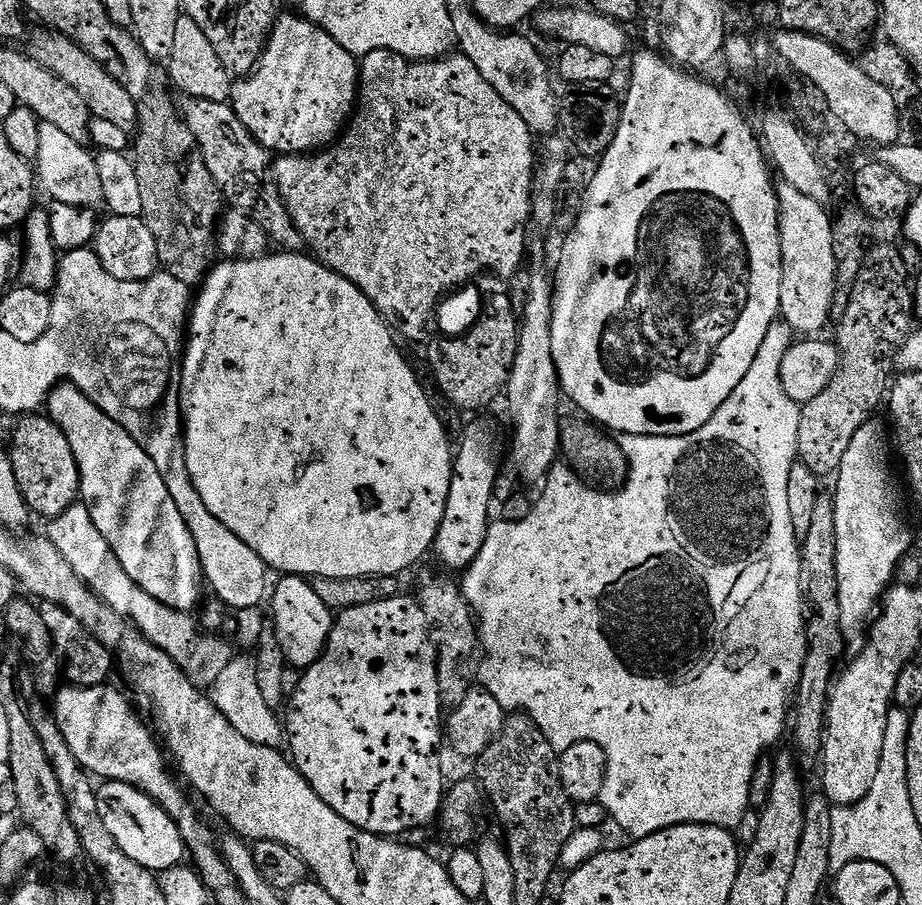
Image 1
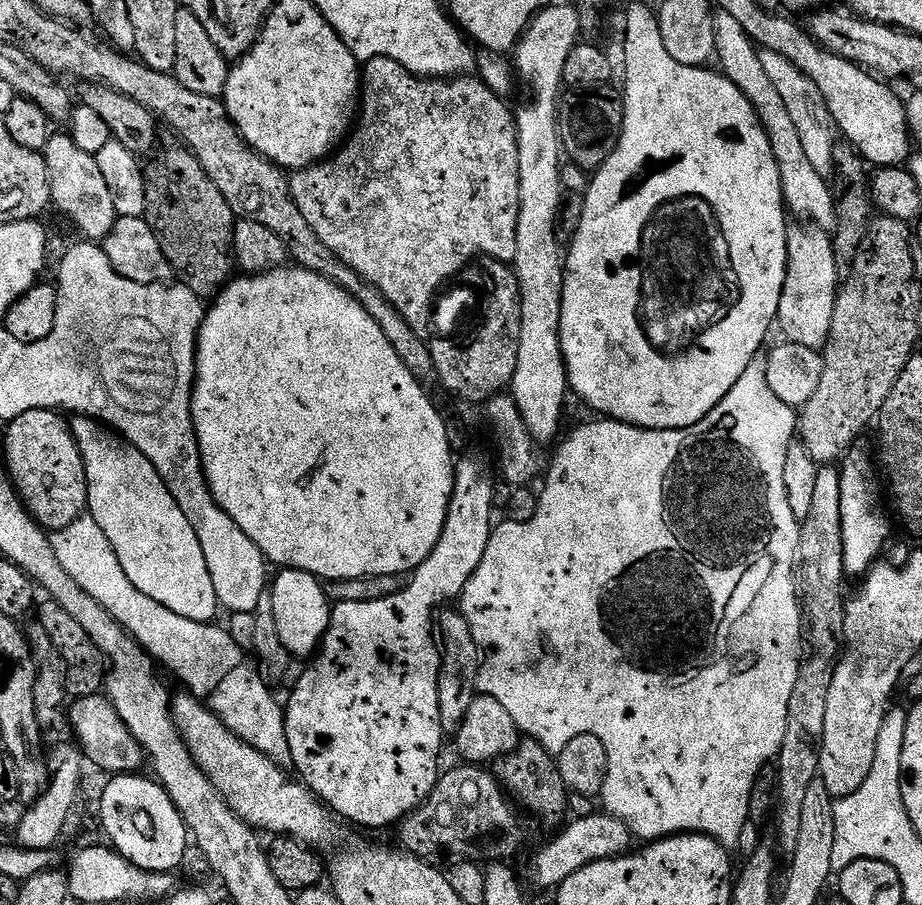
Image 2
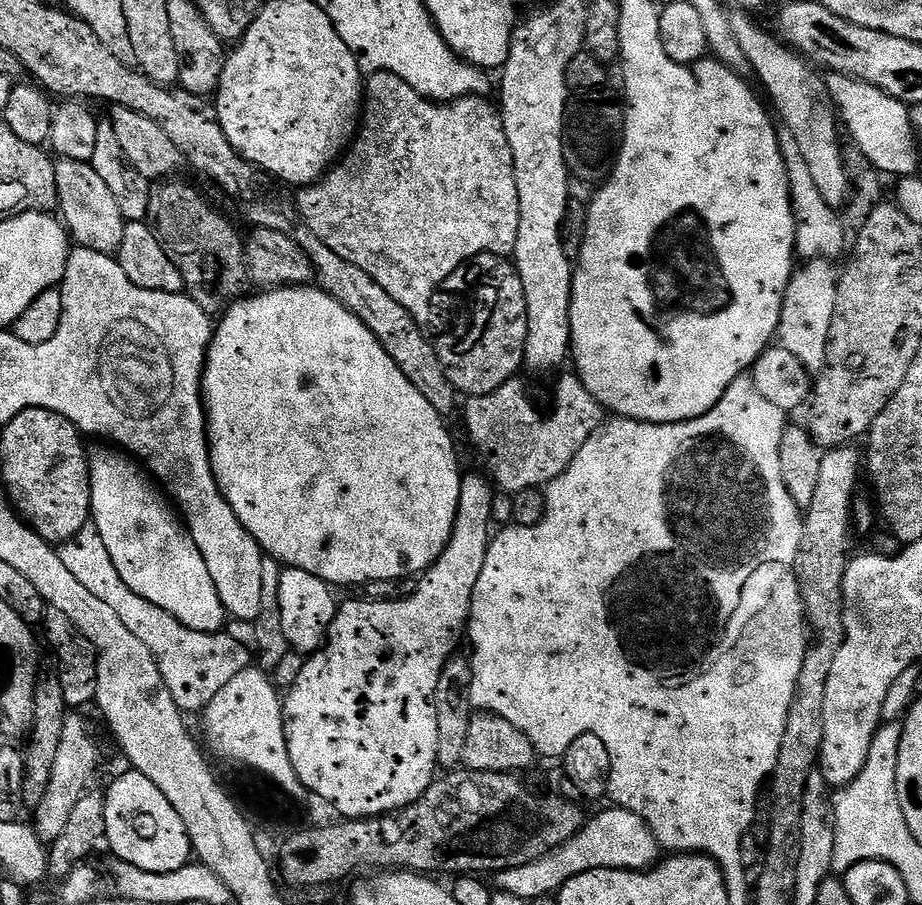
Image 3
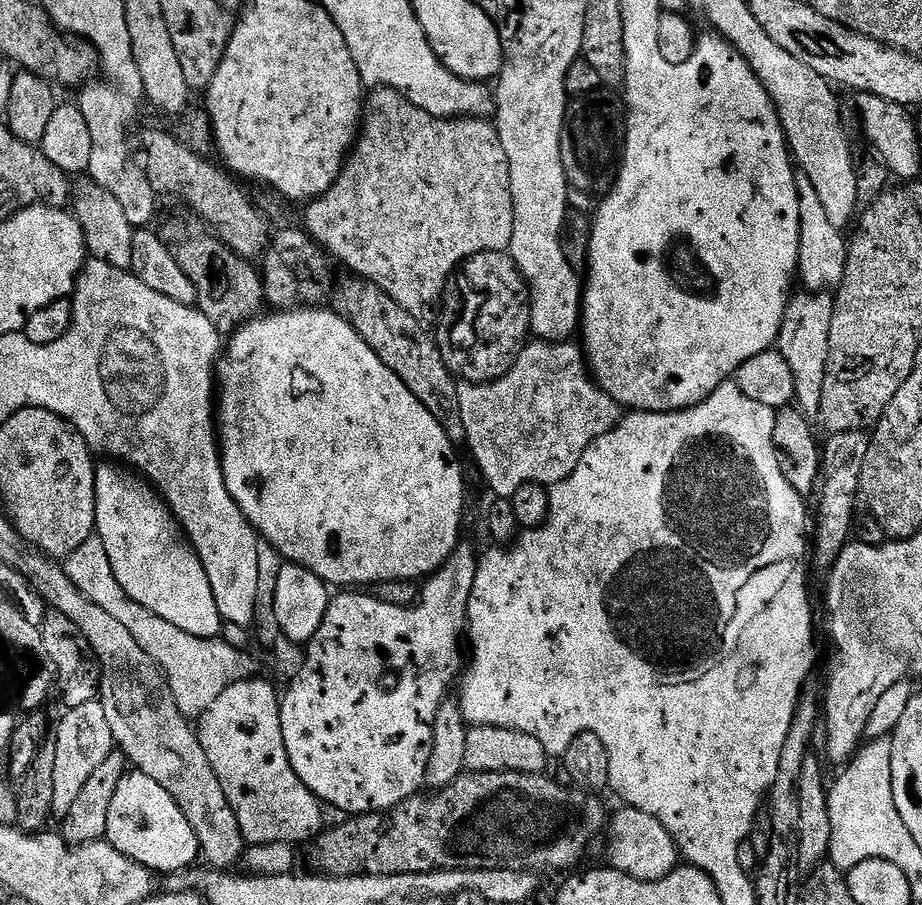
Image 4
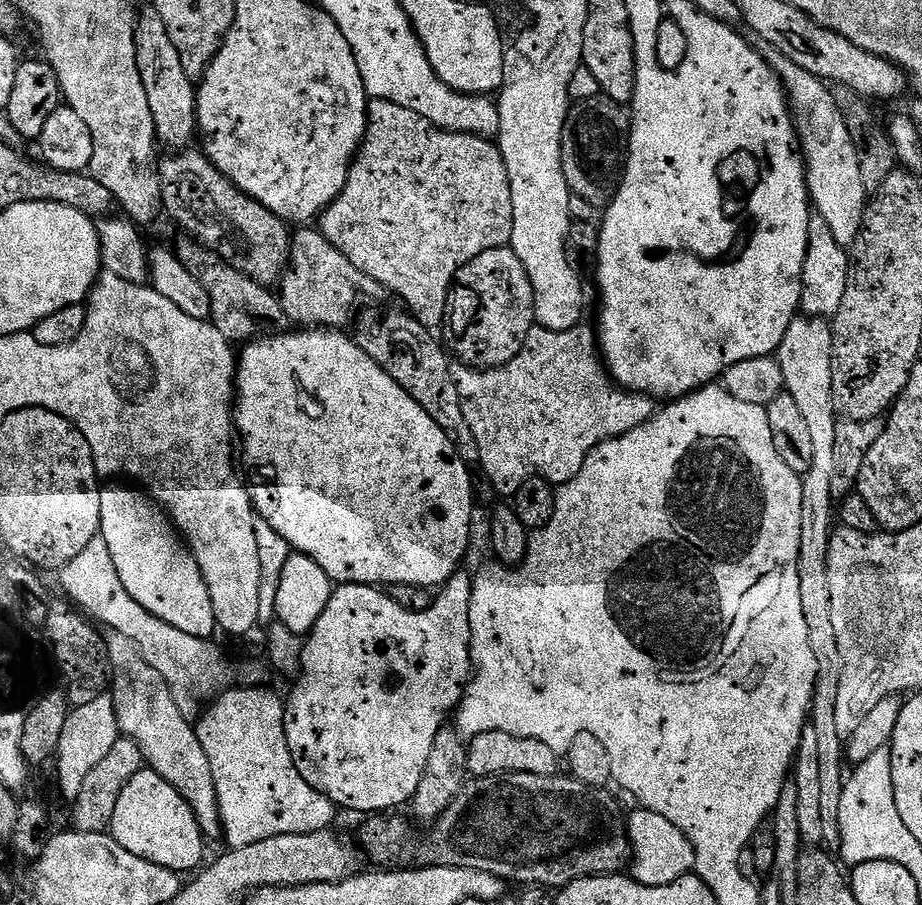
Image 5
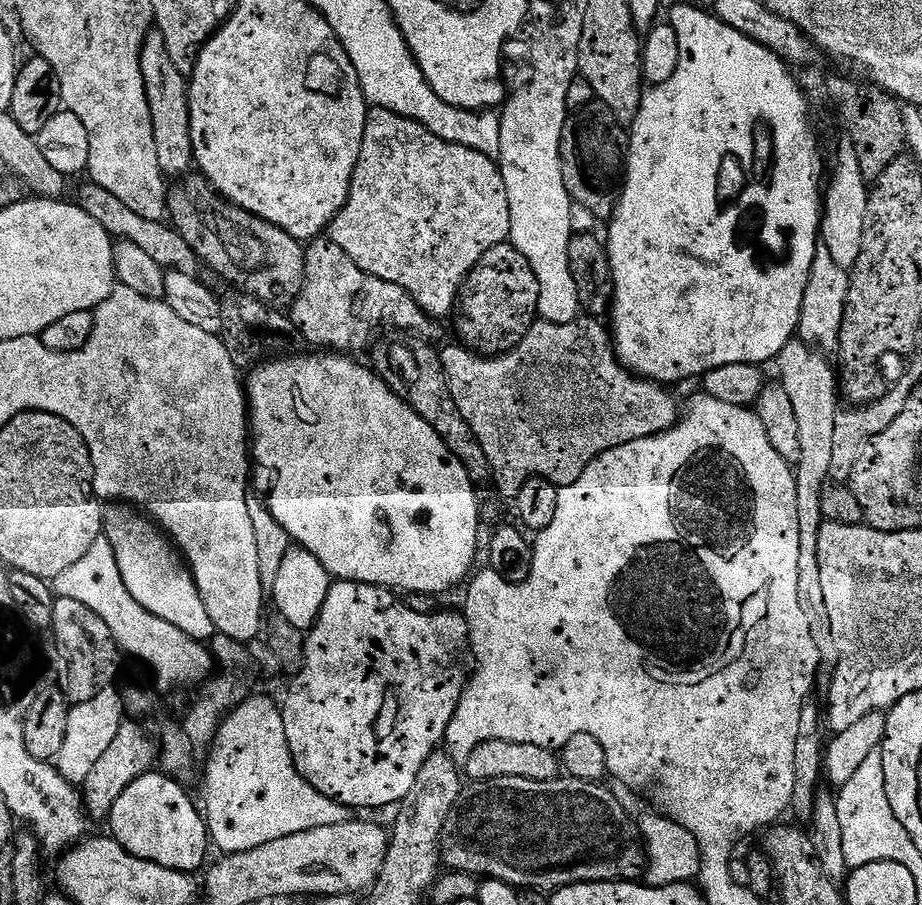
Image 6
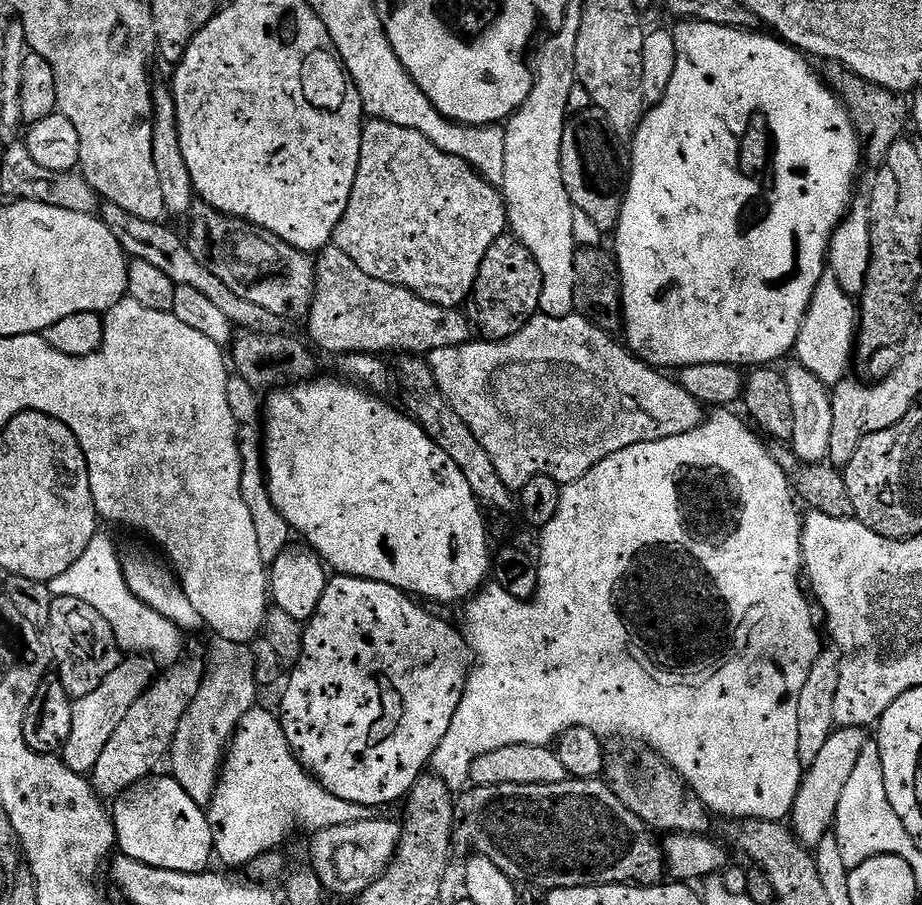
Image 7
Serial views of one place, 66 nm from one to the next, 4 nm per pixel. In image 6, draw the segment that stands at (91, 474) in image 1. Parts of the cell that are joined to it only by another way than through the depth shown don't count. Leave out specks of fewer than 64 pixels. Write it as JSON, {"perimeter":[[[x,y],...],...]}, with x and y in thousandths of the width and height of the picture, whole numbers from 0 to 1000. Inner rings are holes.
{"perimeter":[[[130,555],[118,556],[112,562],[111,592],[124,608],[128,634],[132,634],[137,652],[145,656],[145,665],[163,674],[163,678],[184,687],[184,692],[193,692],[193,696],[206,705],[218,709],[230,706],[230,684],[228,678],[223,678],[223,670],[207,630],[200,615],[184,600],[183,593],[159,569]]]}

